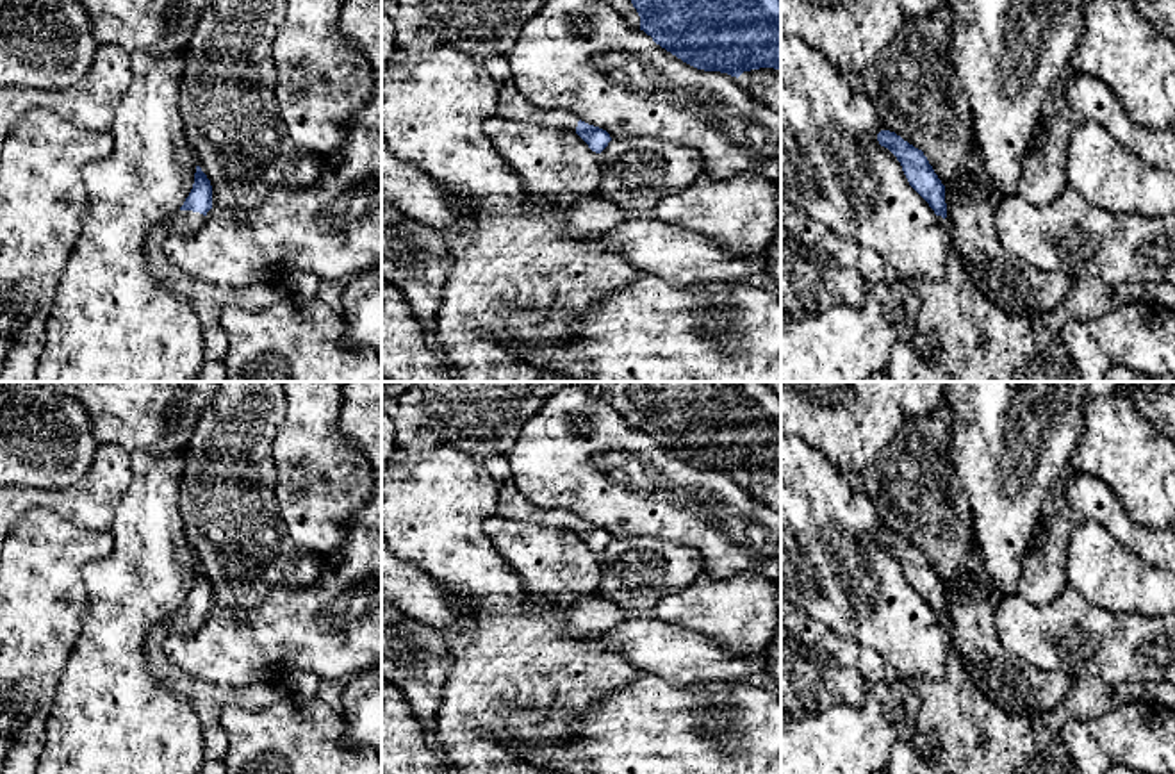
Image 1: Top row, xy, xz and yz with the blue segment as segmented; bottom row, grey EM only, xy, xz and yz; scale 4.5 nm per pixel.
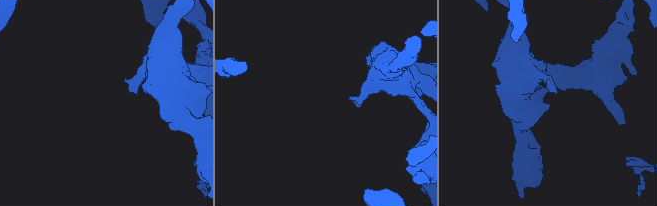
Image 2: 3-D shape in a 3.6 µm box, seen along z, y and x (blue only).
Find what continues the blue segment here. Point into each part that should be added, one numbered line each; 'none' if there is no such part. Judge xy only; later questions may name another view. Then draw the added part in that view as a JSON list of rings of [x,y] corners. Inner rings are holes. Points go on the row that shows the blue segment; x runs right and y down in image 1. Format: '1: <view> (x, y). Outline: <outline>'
1: xy (207, 300). Outline: [[[178,210],[168,221],[157,223],[146,235],[144,257],[153,278],[184,296],[196,312],[201,325],[205,362],[223,362],[226,335],[219,321],[221,310],[235,305],[257,312],[285,300],[291,291],[287,282],[257,282],[244,289],[225,289],[177,268],[166,257],[162,243],[169,235],[196,232],[203,221],[205,216],[200,212]]]

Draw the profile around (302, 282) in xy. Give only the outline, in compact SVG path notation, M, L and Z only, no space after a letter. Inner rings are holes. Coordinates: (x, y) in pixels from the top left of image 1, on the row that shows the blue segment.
M298 271L291 275L285 282L291 292L301 294L305 298L317 296L323 284L316 275L307 271Z

